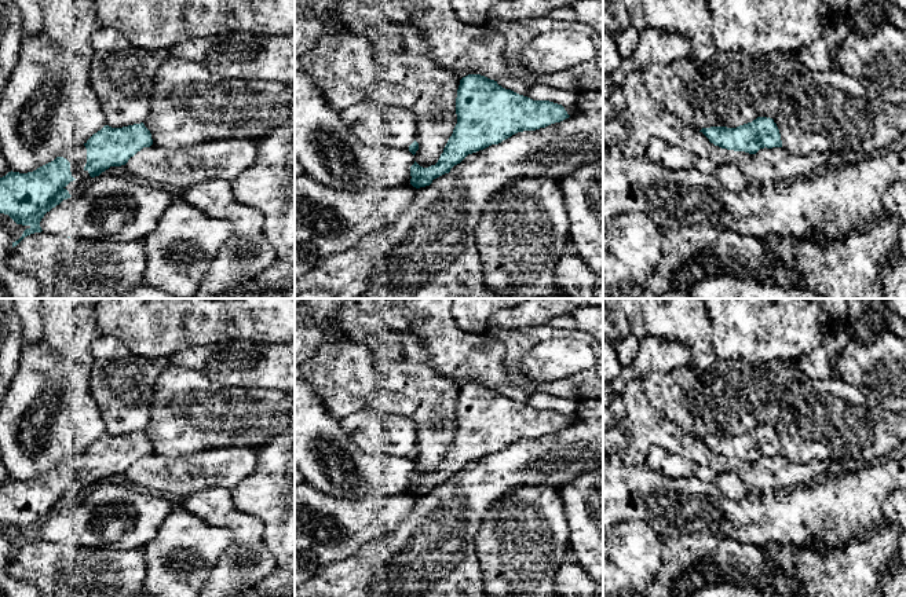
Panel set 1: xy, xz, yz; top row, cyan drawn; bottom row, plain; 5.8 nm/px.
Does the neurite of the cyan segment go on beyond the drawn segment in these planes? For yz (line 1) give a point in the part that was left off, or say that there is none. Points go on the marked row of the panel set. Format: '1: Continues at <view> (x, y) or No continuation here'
1: No continuation here

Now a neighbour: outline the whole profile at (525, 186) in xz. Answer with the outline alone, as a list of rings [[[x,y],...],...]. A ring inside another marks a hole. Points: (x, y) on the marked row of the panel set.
[[[525,175],[503,187],[483,206],[474,239],[483,267],[485,286],[497,298],[562,297],[552,281],[559,260],[573,252],[573,248],[559,182]]]

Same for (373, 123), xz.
[[[362,100],[340,113],[355,138],[366,146],[409,149],[417,135],[417,116],[384,102]]]

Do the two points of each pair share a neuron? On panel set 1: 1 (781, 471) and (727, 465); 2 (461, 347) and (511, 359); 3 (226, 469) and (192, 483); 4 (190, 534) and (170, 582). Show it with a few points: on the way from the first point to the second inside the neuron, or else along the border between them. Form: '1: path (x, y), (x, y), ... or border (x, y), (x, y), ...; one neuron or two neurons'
1: path (767, 471), (746, 471), (741, 468); one neuron
2: border (494, 337), (506, 347), (508, 378), (521, 387); two neurons
3: path (218, 469), (205, 469), (200, 475); one neuron
4: path (175, 545), (156, 557), (159, 567); one neuron

